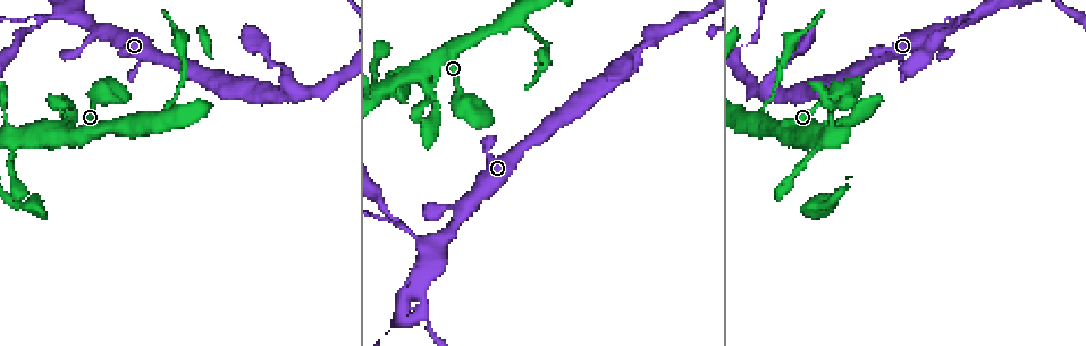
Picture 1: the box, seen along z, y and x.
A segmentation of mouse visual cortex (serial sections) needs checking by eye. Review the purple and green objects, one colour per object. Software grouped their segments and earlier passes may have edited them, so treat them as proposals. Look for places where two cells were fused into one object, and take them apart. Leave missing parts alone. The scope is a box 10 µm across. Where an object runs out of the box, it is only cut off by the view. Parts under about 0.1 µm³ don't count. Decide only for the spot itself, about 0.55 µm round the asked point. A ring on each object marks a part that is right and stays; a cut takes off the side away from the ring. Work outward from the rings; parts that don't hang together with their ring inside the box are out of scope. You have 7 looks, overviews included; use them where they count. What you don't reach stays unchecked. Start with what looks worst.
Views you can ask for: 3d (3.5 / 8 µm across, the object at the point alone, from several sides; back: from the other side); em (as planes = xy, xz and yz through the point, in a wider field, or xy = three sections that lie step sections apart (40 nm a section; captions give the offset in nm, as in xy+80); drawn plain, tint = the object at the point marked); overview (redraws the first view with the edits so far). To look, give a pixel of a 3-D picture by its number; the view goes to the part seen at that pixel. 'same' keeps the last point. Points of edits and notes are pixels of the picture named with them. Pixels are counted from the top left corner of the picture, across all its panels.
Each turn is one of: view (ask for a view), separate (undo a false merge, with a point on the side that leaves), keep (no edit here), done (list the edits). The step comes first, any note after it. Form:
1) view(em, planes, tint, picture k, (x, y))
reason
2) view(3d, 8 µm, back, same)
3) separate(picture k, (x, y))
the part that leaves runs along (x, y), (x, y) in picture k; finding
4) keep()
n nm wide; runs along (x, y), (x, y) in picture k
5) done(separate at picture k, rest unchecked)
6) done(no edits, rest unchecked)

view(3d, 3.5 µm, picture 1, (404, 229))
three arms meet

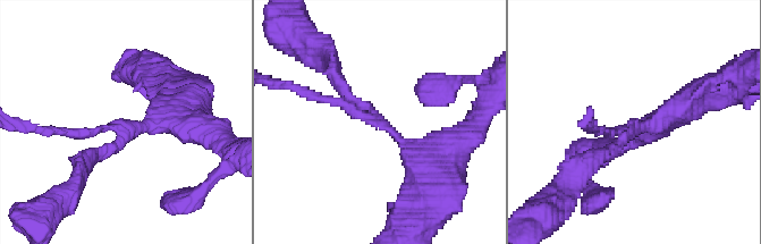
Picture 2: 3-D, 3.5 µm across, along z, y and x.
view(em, xy, step 1, plain, picture 2, (380, 120))
3 arms; arms of 150, 200, 300 nm

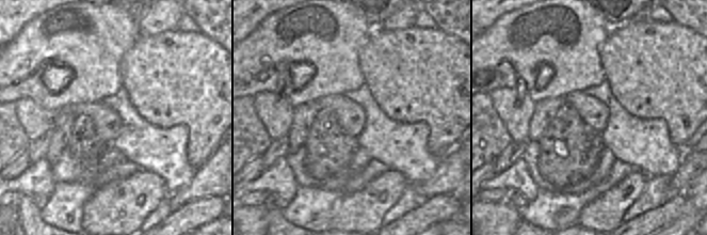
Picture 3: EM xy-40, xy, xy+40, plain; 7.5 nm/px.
view(em, xy, step 1, tint, same)
where the object lies

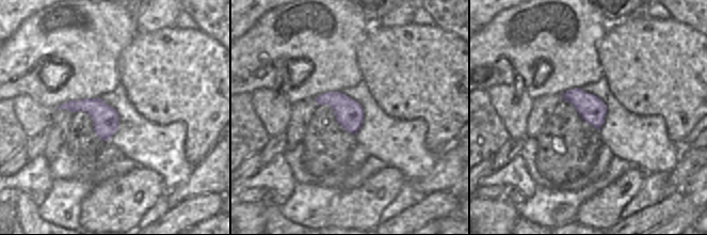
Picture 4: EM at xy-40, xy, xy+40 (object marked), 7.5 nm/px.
keep()
runs along (446, 152), (407, 146), (335, 76) in picture 2; one cell here

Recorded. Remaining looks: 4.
view(3d, 3.5 µm, picture 1, (432, 101))
sharp bend

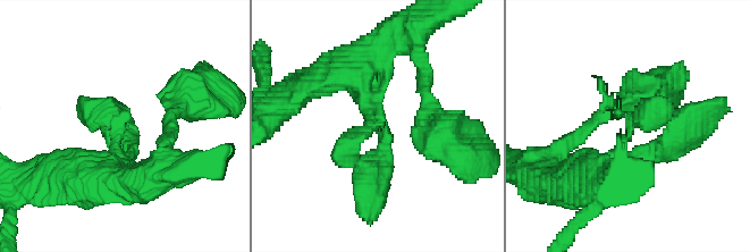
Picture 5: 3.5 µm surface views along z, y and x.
keep()
runs along (574, 178), (604, 168), (630, 116) in picture 5; one cell here

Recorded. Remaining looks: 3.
view(3d, 3.5 µm, picture 1, (767, 92))
three-way junction

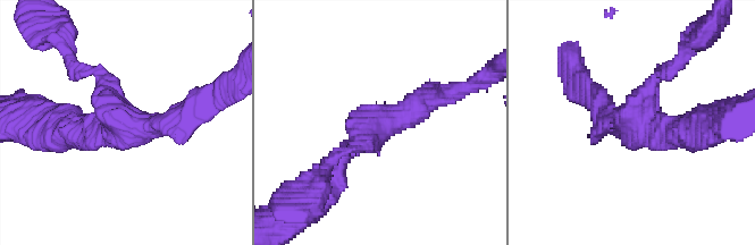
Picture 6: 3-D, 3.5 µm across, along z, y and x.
view(em, xy, step 2, tint, picture 6, (370, 137))
3 arms; arms of 150, 350, 350 nm

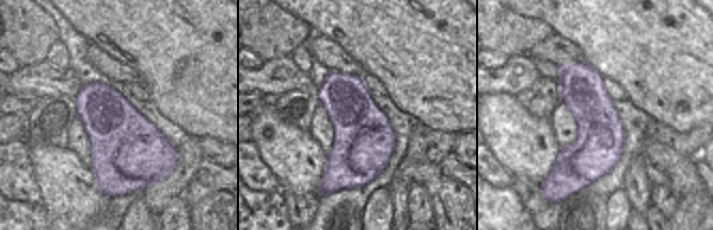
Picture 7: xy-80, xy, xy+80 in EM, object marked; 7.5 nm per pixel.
keep()
one cell here

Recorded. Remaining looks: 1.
done(no edits, rest unchecked)

